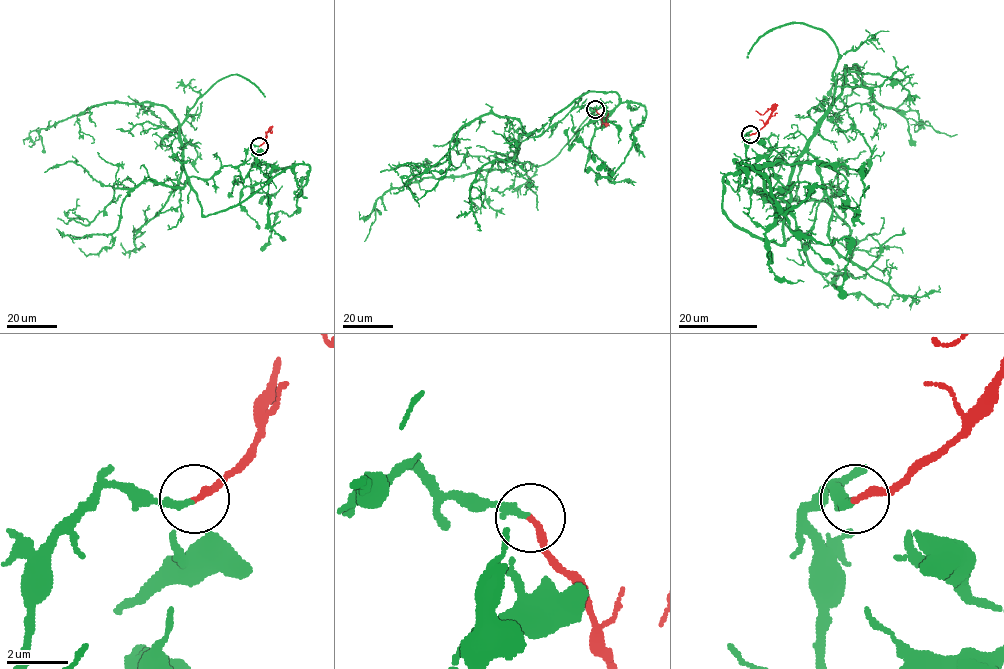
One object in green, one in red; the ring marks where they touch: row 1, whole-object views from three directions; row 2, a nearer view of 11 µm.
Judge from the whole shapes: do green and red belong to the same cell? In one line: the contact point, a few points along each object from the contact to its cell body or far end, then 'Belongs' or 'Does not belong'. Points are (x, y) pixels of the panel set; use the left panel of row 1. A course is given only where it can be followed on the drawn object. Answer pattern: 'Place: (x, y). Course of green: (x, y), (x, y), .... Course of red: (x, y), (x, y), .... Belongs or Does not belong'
Place: (259, 146). Course of green: (259, 146), (209, 179), (189, 178), (207, 216), (307, 164), (297, 210), (278, 211), (260, 250). Course of red: (259, 146), (266, 132), (272, 131). Belongs

